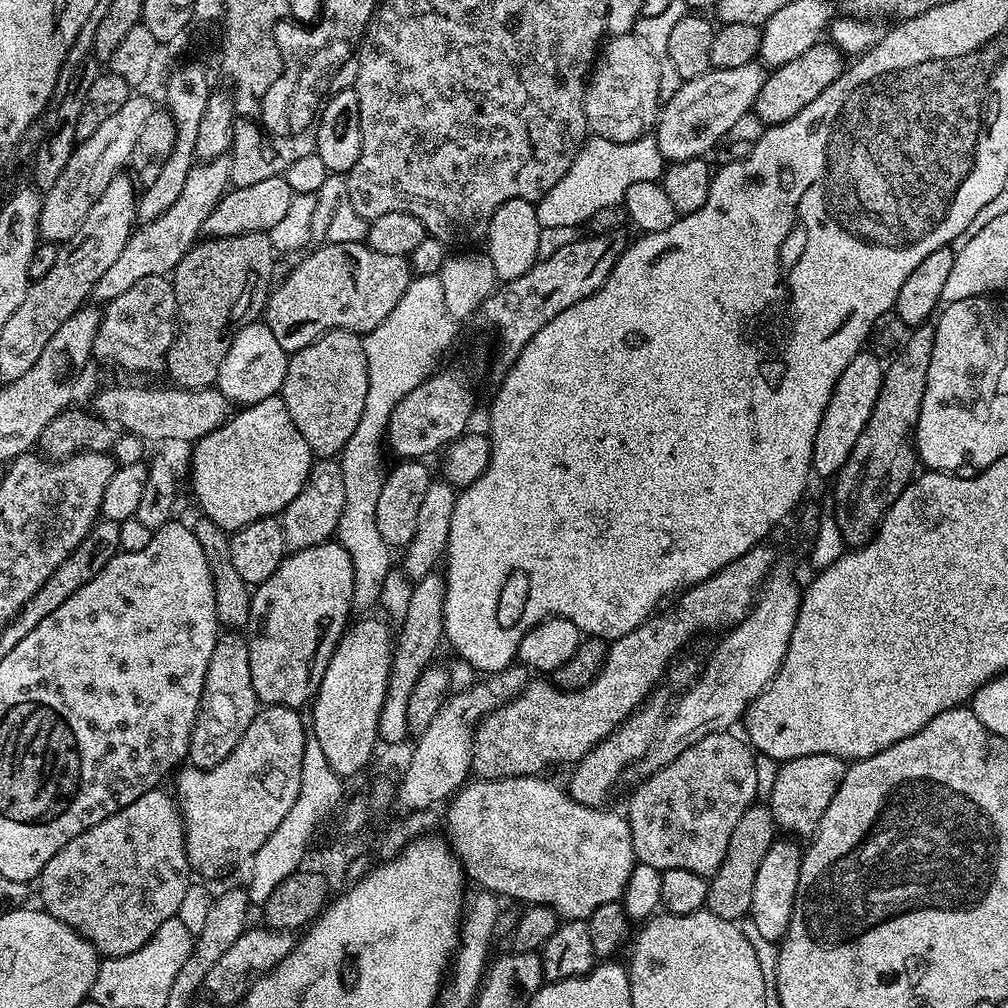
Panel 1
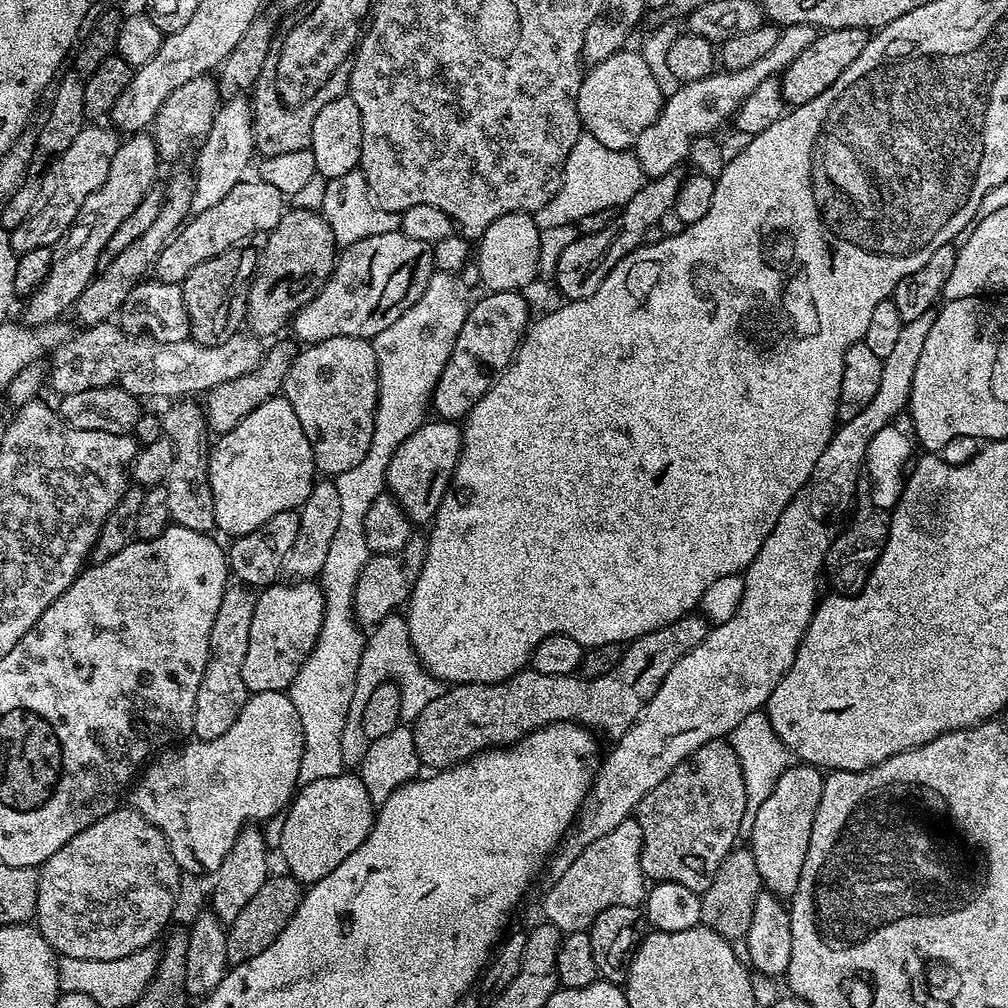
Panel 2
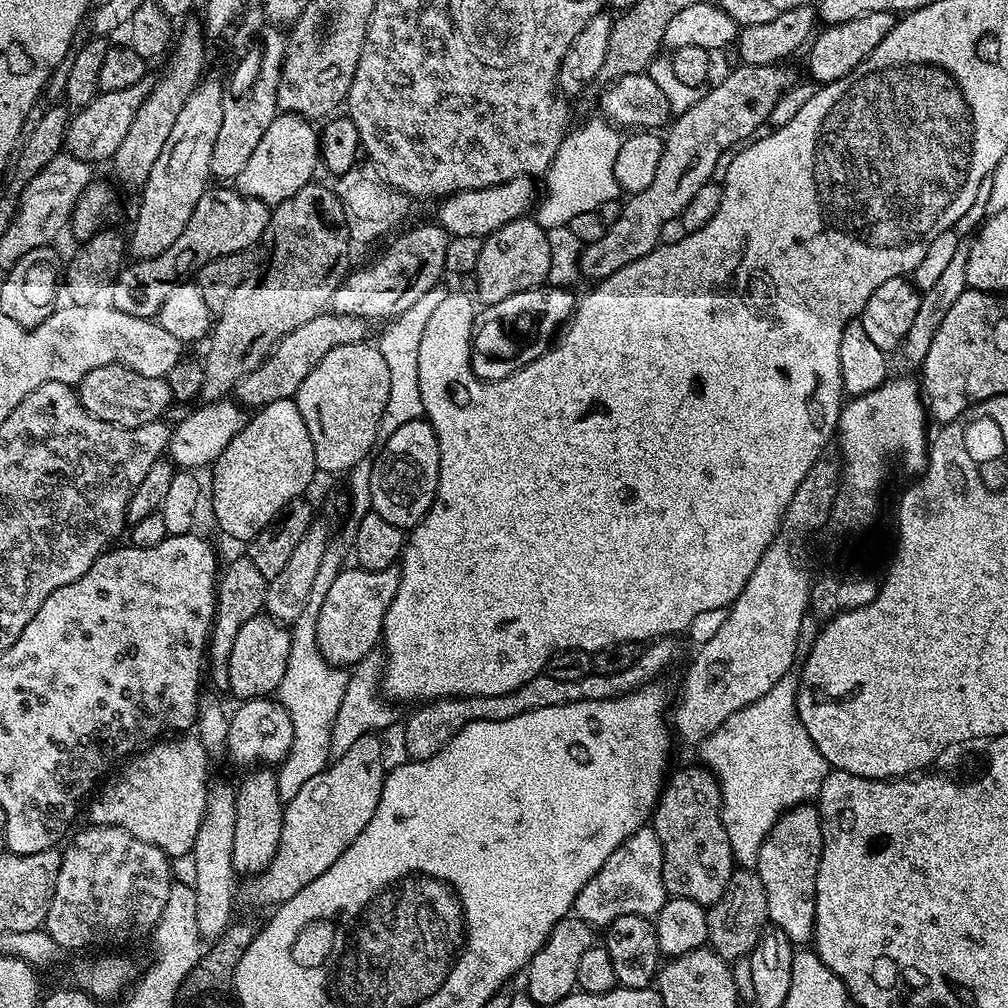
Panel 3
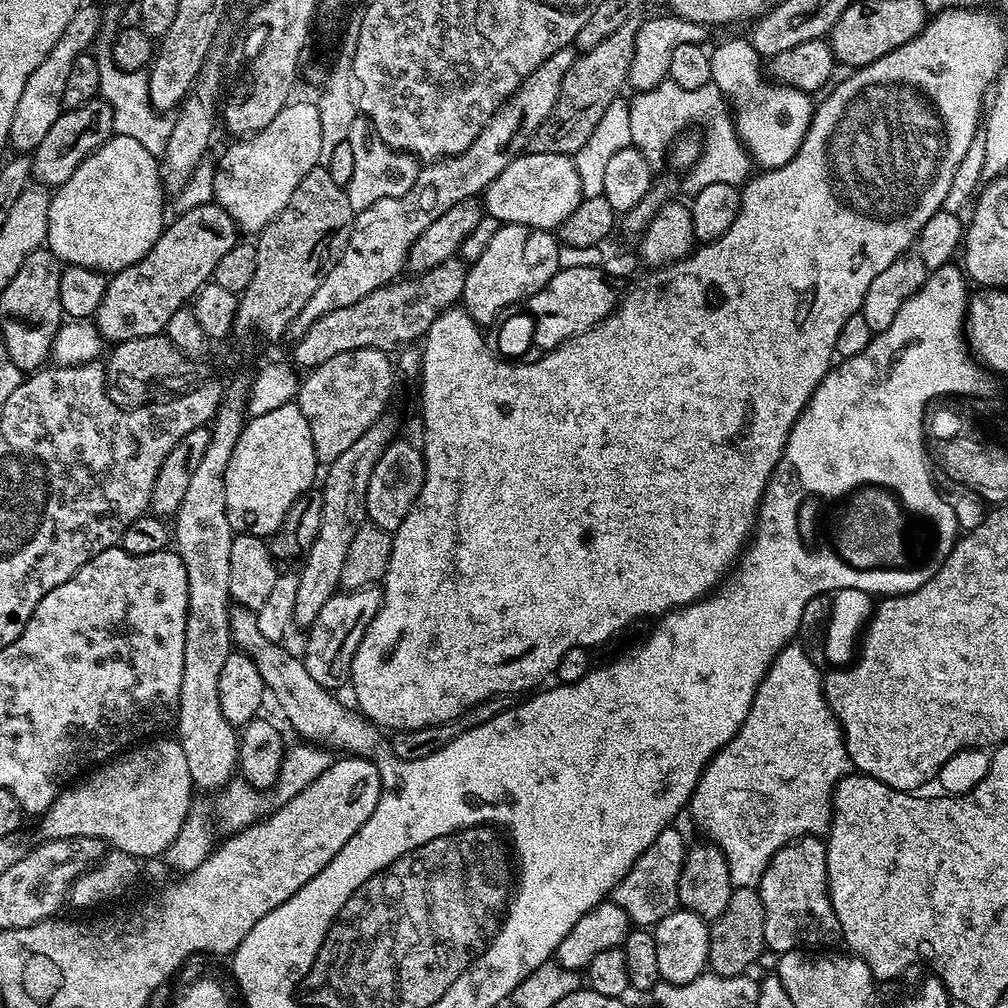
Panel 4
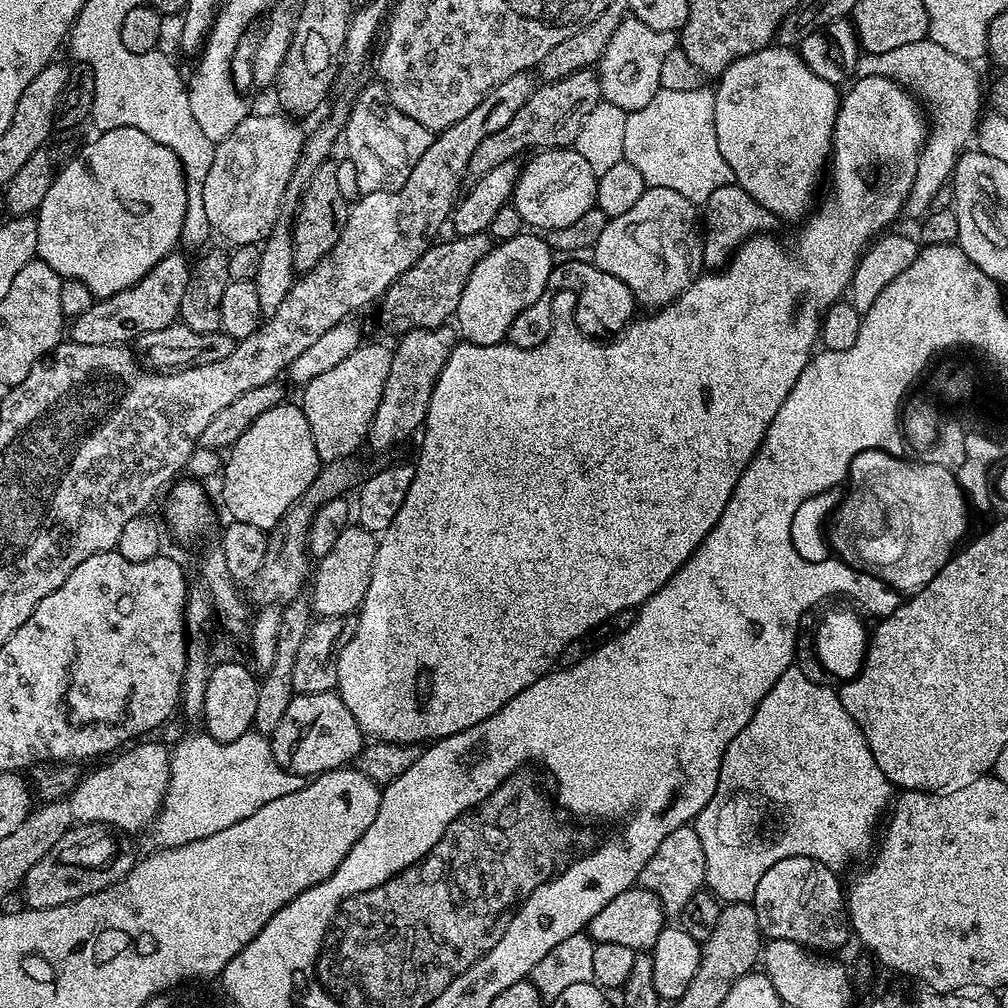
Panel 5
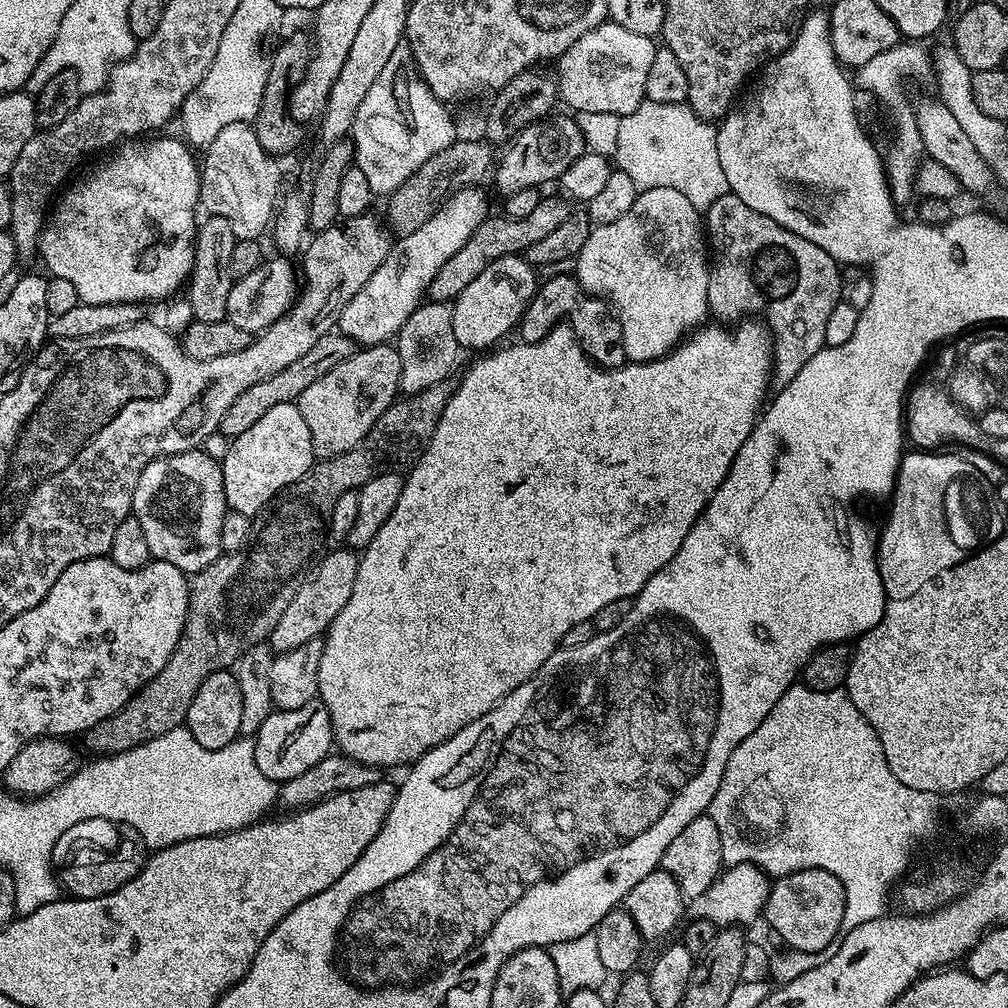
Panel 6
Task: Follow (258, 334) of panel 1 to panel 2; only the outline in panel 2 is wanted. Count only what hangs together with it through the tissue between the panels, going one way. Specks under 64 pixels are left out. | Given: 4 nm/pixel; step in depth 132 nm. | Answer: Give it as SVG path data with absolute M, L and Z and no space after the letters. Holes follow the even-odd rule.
M116 322L89 324L79 329L77 336L72 336L56 352L50 364L50 388L56 394L78 394L78 390L91 388L111 388L113 386L126 390L138 398L144 396L168 396L167 398L192 398L200 392L206 394L214 386L222 382L230 382L230 378L242 378L242 374L250 374L260 361L264 359L265 345L251 334L237 334L228 340L220 341L218 346L202 346L189 338L182 342L158 342L147 335L127 336Z

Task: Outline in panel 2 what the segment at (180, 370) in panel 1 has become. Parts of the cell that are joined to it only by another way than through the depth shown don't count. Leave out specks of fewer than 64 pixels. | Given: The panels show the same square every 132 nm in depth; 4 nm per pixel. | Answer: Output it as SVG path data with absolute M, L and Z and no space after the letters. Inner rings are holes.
M237 246L226 250L222 254L218 254L214 258L210 258L206 262L202 262L202 266L194 266L194 270L190 270L190 274L182 281L184 289L184 301L186 302L186 310L190 318L190 326L192 327L191 339L202 346L218 346L220 341L228 340L231 336L237 335L239 326L242 324L242 313L246 308L246 297L248 294L248 286L252 283L258 272L258 252L252 246Z

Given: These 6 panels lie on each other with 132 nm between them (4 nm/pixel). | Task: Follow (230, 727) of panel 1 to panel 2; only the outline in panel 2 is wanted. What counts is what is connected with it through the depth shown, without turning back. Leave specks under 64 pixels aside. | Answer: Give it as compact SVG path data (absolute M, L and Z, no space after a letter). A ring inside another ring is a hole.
M230 586L222 594L218 614L214 614L214 626L210 626L206 670L194 702L192 732L197 740L222 738L250 699L246 682L242 682L242 661L246 658L246 646L250 646L250 622L254 622L256 598L257 593L247 586Z

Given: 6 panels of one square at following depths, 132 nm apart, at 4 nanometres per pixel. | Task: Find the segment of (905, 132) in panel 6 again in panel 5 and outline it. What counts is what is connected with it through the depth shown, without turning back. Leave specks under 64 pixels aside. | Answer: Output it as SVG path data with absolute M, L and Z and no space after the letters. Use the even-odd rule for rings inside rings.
M930 39L908 42L879 54L861 53L853 77L856 80L886 77L898 81L927 102L938 112L938 128L929 131L921 149L914 186L904 204L905 217L921 219L935 203L934 198L942 186L951 179L960 153L969 145L979 125L982 111L982 88L977 68L971 61L958 58Z

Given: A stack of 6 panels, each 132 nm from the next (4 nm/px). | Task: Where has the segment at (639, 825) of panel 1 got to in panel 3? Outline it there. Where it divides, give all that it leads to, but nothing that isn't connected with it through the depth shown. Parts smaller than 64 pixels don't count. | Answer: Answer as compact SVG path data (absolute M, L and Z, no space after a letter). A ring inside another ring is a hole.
M703 766L680 768L674 772L667 777L660 794L660 801L656 803L656 811L653 812L650 821L650 827L656 831L664 847L662 882L669 897L686 898L690 902L711 906L718 902L718 898L722 898L722 894L726 894L726 886L734 871L730 838L720 817L720 784Z

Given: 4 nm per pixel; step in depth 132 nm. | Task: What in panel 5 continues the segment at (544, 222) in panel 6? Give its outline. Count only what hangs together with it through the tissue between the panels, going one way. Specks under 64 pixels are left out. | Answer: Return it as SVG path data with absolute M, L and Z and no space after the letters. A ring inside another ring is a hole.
M487 232L456 236L452 240L441 239L410 266L384 291L379 301L380 320L396 334L415 328L438 328L447 325L455 317L462 290L466 290L468 276L488 253L490 237Z

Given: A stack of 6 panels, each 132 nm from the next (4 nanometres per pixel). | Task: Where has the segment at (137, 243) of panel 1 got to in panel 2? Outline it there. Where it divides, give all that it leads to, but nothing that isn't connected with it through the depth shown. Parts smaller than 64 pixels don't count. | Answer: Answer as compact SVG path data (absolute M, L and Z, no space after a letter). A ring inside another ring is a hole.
M220 106L213 118L213 125L203 136L200 153L196 156L196 172L192 185L192 212L208 210L217 202L222 202L234 186L249 175L248 163L252 160L252 151L257 151L256 129L252 122L251 107L226 108Z

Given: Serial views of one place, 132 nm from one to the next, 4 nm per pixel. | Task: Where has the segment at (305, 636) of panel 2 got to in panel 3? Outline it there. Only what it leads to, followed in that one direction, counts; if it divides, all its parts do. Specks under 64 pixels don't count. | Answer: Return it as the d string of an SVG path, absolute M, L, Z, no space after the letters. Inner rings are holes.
M267 614L250 618L250 622L245 622L242 630L238 630L234 650L230 650L227 691L233 692L240 702L271 697L282 682L282 674L286 674L291 642L292 633L281 621Z

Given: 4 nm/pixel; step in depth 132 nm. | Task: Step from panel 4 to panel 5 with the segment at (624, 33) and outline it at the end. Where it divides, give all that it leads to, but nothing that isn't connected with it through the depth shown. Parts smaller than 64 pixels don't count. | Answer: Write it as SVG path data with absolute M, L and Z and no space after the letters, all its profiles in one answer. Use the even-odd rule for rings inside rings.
M583 68L561 80L541 83L534 95L524 103L522 110L518 110L518 114L514 114L514 118L510 118L502 130L490 134L478 144L478 150L474 150L468 163L468 176L475 178L486 174L502 162L520 158L523 152L573 147L578 130L582 130L582 122L586 122L586 114L590 114L601 99L600 78L592 68Z

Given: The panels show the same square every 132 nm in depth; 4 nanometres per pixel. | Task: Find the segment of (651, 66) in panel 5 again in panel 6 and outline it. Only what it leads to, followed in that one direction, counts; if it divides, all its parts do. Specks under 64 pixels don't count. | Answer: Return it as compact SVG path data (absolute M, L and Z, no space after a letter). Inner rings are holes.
M611 22L598 25L582 34L574 46L570 46L558 58L558 96L572 107L573 113L634 114L646 99L646 78L654 63L657 41L650 36L633 34L626 26Z

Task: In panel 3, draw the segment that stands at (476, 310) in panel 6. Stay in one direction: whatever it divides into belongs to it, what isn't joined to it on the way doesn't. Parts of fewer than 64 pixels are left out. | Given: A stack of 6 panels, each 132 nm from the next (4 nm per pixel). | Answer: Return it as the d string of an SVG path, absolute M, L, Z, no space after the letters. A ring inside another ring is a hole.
M535 219L511 220L506 226L483 237L483 241L482 255L478 258L474 273L477 292L475 295L478 300L480 295L481 305L502 302L502 298L510 298L510 294L541 287L547 281L550 270L550 243L547 241L547 231L538 226Z

